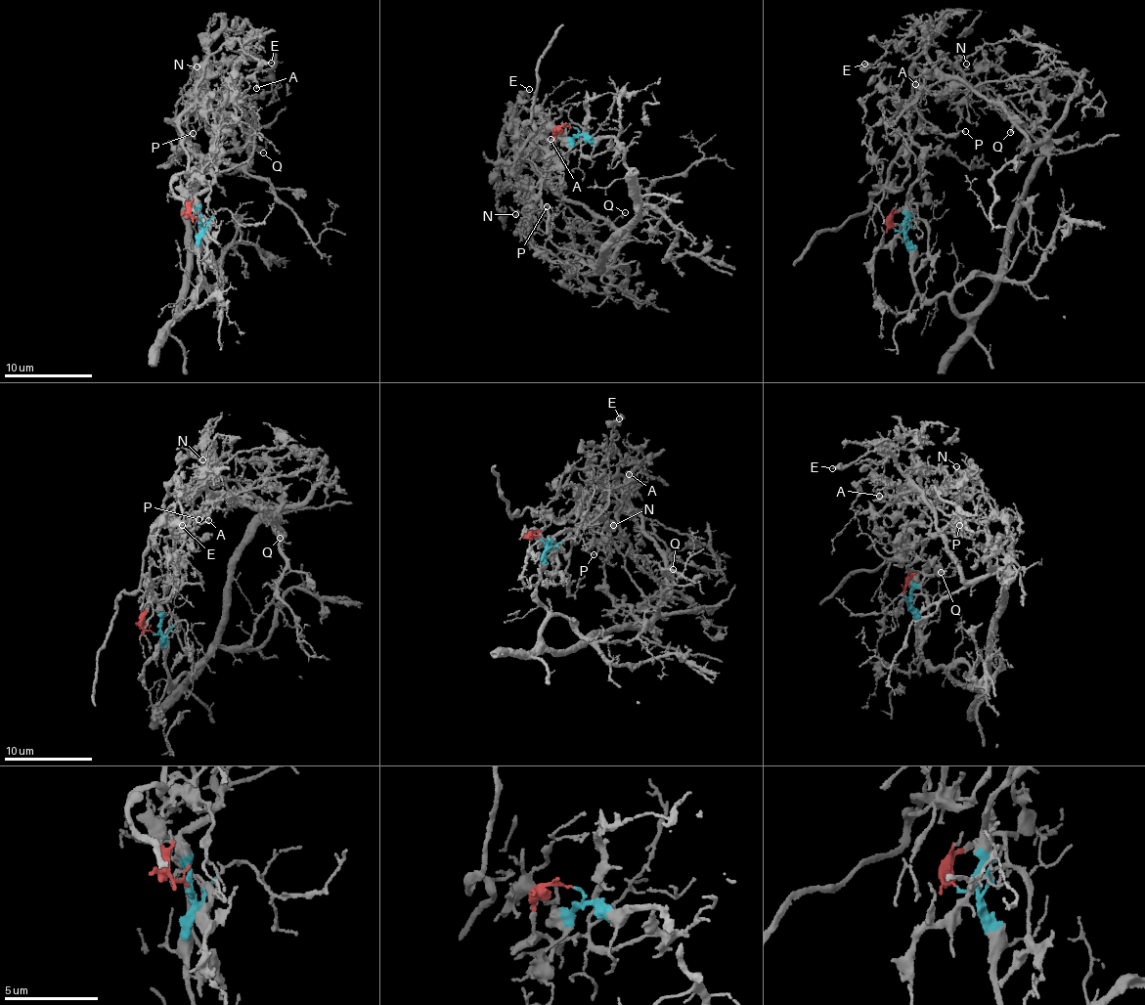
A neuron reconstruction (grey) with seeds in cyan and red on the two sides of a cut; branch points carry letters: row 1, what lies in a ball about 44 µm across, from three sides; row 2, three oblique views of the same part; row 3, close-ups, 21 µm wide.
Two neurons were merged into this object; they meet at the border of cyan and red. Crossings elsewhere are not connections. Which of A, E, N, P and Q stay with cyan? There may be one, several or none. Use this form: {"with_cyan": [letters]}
{"with_cyan": ["N", "Q"]}

